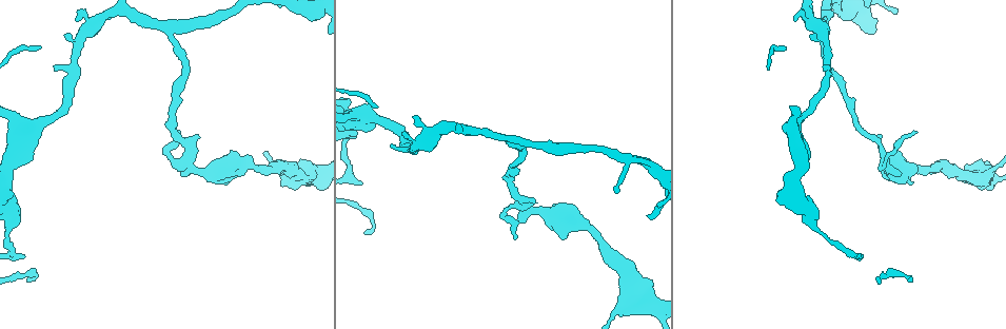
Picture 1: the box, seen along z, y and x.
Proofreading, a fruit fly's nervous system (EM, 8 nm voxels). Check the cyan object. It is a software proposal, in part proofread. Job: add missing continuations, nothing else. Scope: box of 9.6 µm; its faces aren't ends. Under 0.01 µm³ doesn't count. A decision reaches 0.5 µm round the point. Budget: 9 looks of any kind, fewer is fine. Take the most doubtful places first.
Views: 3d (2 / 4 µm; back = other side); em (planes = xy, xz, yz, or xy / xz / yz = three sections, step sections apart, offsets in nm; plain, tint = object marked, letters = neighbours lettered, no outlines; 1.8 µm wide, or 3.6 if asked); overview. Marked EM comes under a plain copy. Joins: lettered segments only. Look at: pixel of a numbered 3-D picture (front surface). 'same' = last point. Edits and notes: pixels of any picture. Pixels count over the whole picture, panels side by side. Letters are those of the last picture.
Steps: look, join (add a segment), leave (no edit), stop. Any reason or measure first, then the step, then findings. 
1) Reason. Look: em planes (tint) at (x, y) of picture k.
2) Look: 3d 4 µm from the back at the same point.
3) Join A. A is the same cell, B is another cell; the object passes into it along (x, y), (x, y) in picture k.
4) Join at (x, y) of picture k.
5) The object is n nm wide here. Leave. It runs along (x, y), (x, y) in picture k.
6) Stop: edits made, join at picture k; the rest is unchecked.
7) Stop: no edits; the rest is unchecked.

Free end. Look: 3d 4 µm from the back at (823, 69) of picture 1.

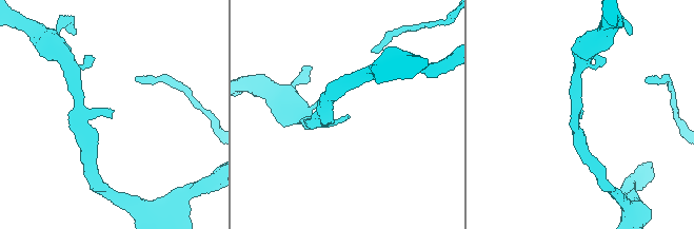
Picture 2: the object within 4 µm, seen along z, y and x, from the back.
Now the EM. Look: em planes (letters) at (112, 118) of picture 2.

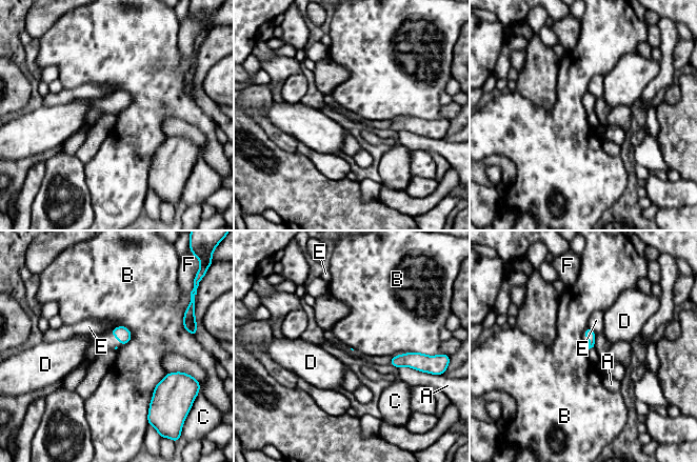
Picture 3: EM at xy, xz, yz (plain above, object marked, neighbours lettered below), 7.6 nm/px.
Leave. A, B, C, D, E and F are other cells; a border runs along (167, 373), (155, 386), (146, 415) in picture 3; none of them fits.

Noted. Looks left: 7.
Four-way junction. Look: em 3.6 µm planes (letters) at (650, 307) of picture 1.

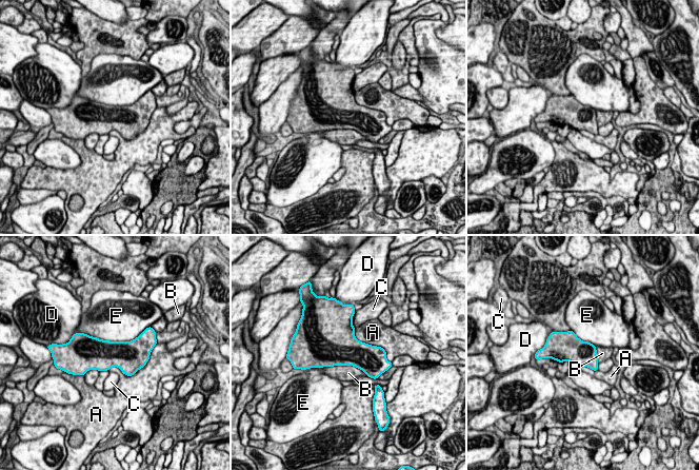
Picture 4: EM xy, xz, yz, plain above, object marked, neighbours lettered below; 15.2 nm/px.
Leave. A, B, C, D and E are other cells; a border runs along (142, 332), (131, 340), (83, 333) in picture 4; none of them fits.

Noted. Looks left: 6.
Free end. Look: 3d 4 µm at (414, 115) of picture 1.

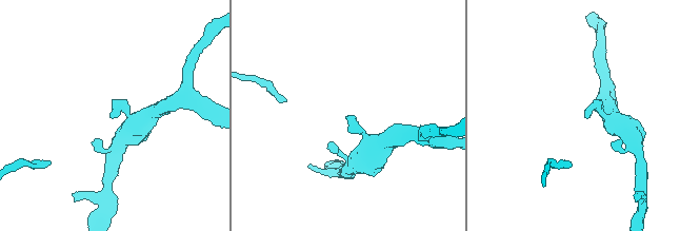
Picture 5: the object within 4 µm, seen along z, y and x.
Need the tissue. Look: em yz step 16 (letters) at (589, 116) of picture 5.

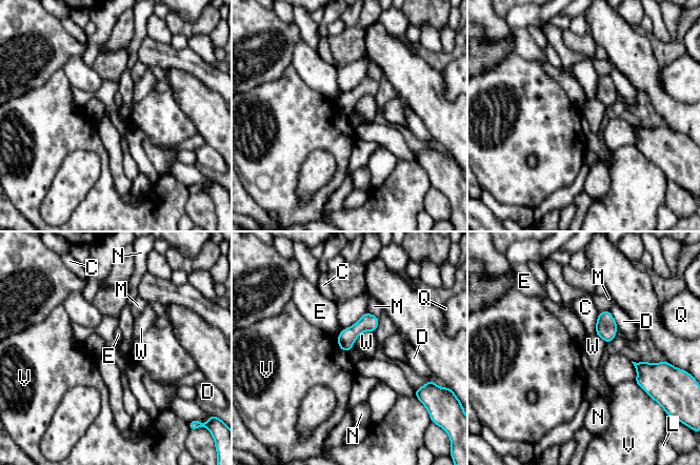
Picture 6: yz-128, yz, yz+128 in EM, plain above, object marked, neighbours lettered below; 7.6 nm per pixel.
Look: em planes (letters) at the same point.

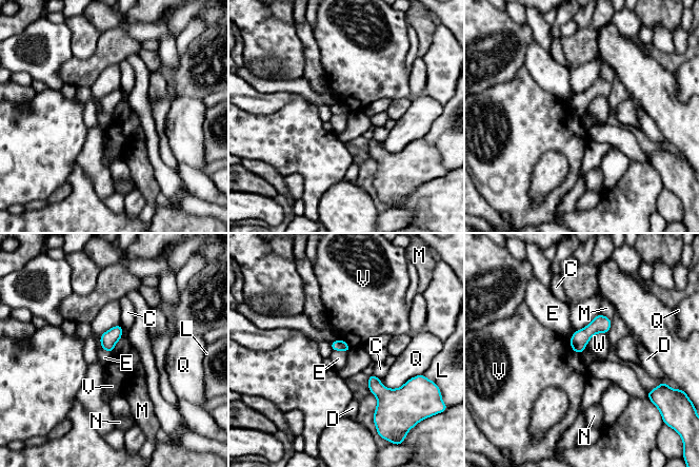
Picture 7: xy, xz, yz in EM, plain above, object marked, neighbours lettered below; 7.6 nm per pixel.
The longest contact is with Q, 280 nm. Leave. C, D, E, L, M, N, Q, V and W are other cells; no lettered segment goes on from it.

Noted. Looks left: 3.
Free end. Look: 3d 2 µm at (899, 174) of picture 1.

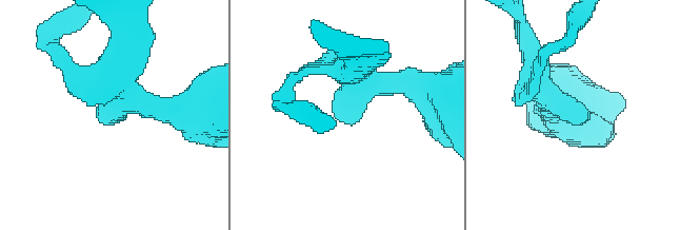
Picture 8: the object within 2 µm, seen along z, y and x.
The arms are 240, 260 nm wide. Look: em planes (letters) at (342, 121) of picture 8.

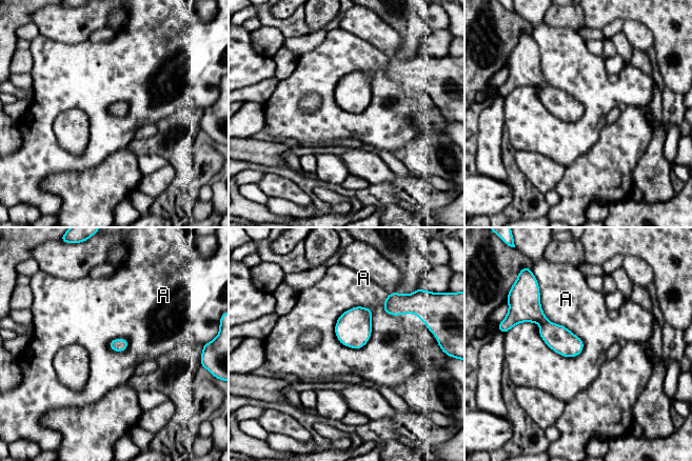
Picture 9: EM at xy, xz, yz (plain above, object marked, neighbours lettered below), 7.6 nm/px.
Leave. A is another cell; a border runs along (538, 287), (576, 357) in picture 9; none of them fits.

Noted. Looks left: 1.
Stop: no edits; the rest is unchecked.

